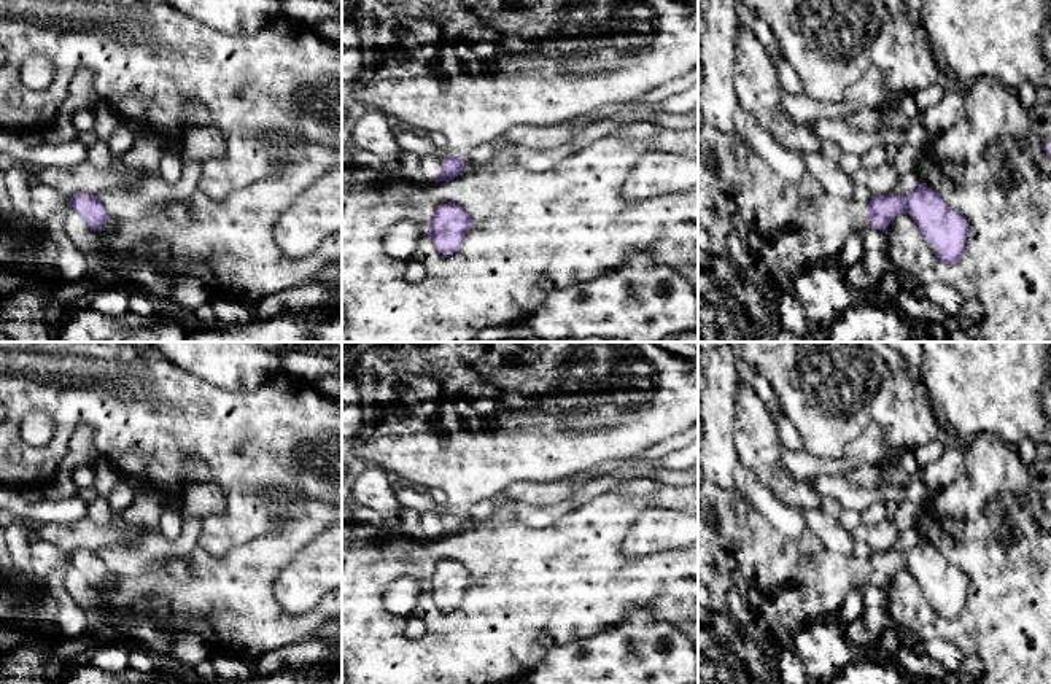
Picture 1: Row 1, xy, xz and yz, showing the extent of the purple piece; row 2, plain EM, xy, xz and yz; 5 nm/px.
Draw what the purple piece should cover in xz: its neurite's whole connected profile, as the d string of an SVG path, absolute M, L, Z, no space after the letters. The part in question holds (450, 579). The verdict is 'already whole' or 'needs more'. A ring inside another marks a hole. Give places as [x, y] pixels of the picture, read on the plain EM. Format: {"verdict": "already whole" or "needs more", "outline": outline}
{"verdict": "already whole", "outline": "M442 560L437 563L426 590L439 609L452 611L461 603L472 582L472 573L463 563Z"}

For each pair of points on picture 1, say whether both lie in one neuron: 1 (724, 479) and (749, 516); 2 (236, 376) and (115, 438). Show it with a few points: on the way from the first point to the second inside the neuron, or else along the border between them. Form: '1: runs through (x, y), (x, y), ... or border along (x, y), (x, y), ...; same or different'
1: border along (714, 482), (722, 487), (733, 487); different
2: border along (183, 368), (218, 387), (234, 392), (253, 392); different

